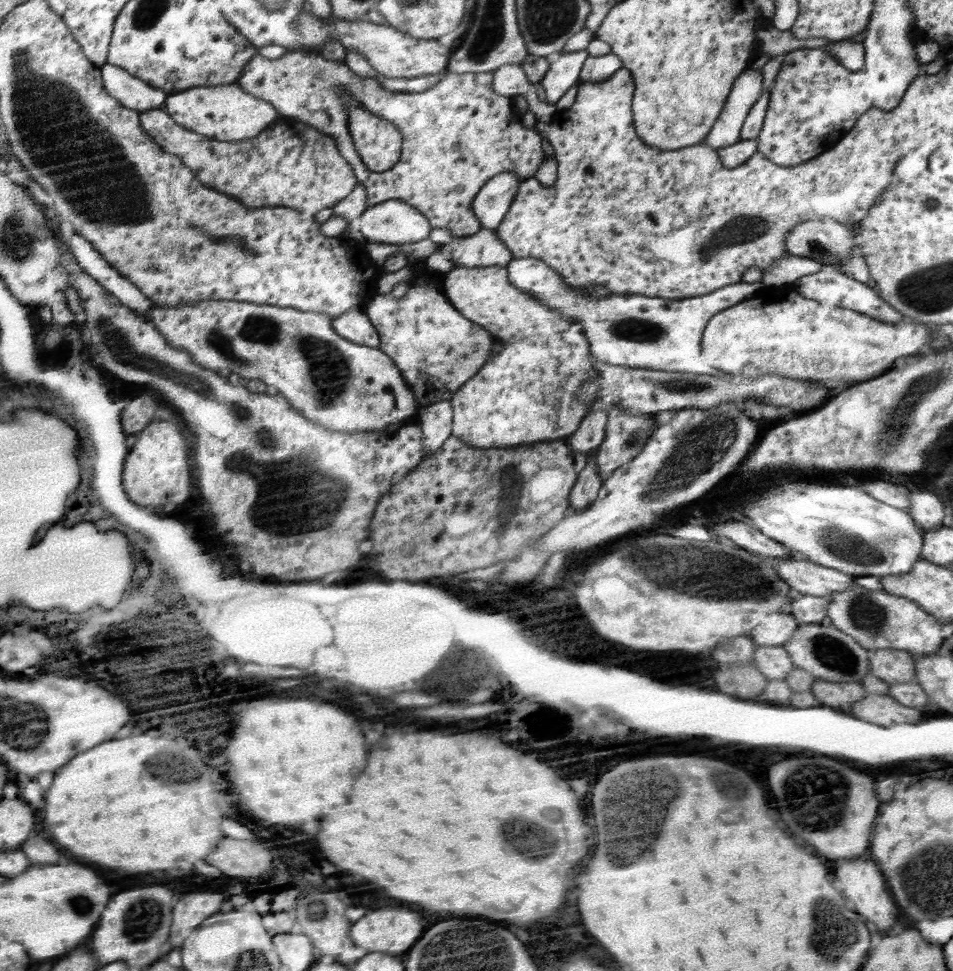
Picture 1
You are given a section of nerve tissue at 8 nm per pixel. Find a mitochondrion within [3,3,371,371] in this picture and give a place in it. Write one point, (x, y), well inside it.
(90, 172)

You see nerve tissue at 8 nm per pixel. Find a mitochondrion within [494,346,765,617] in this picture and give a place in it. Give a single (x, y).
(697, 450)

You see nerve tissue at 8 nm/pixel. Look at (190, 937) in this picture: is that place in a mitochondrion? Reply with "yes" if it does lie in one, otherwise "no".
no

